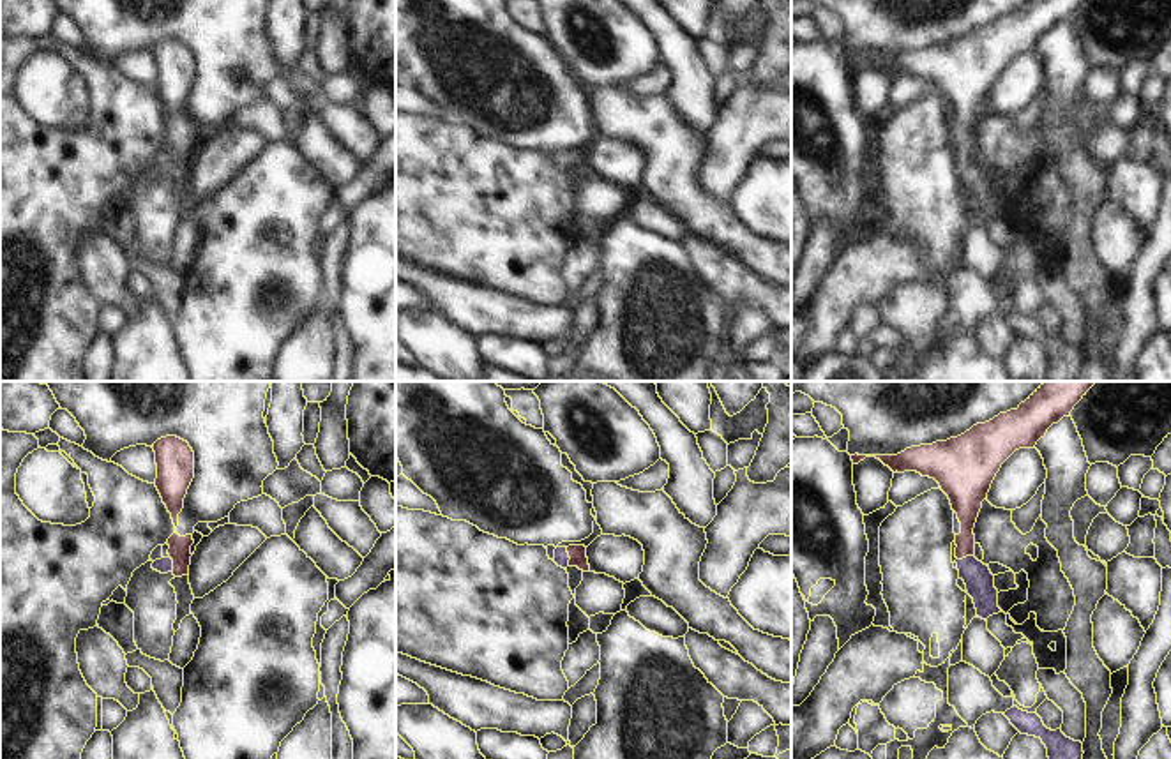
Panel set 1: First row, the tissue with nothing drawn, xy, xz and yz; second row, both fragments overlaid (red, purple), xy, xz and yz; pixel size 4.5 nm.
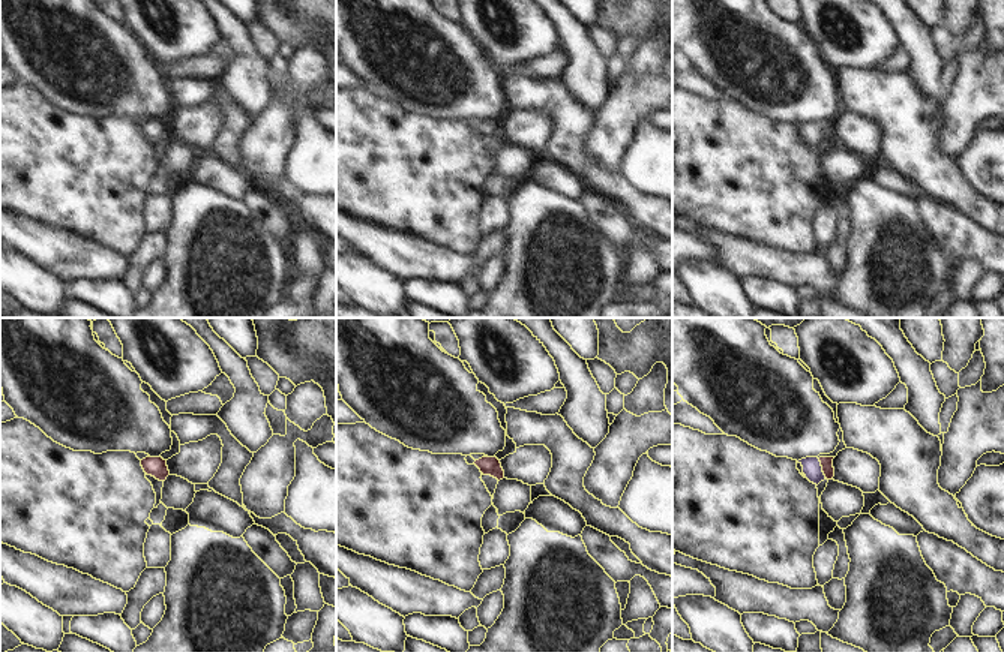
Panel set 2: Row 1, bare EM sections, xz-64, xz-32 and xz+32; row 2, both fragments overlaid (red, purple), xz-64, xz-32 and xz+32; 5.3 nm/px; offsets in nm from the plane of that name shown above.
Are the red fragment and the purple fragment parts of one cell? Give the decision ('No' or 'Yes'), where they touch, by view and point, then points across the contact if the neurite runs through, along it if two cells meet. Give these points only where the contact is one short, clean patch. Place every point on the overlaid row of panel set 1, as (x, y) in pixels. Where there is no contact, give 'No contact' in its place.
Yes. Touches red at xz (569, 556). Path across: xz (576, 553), (569, 556), (562, 558)

